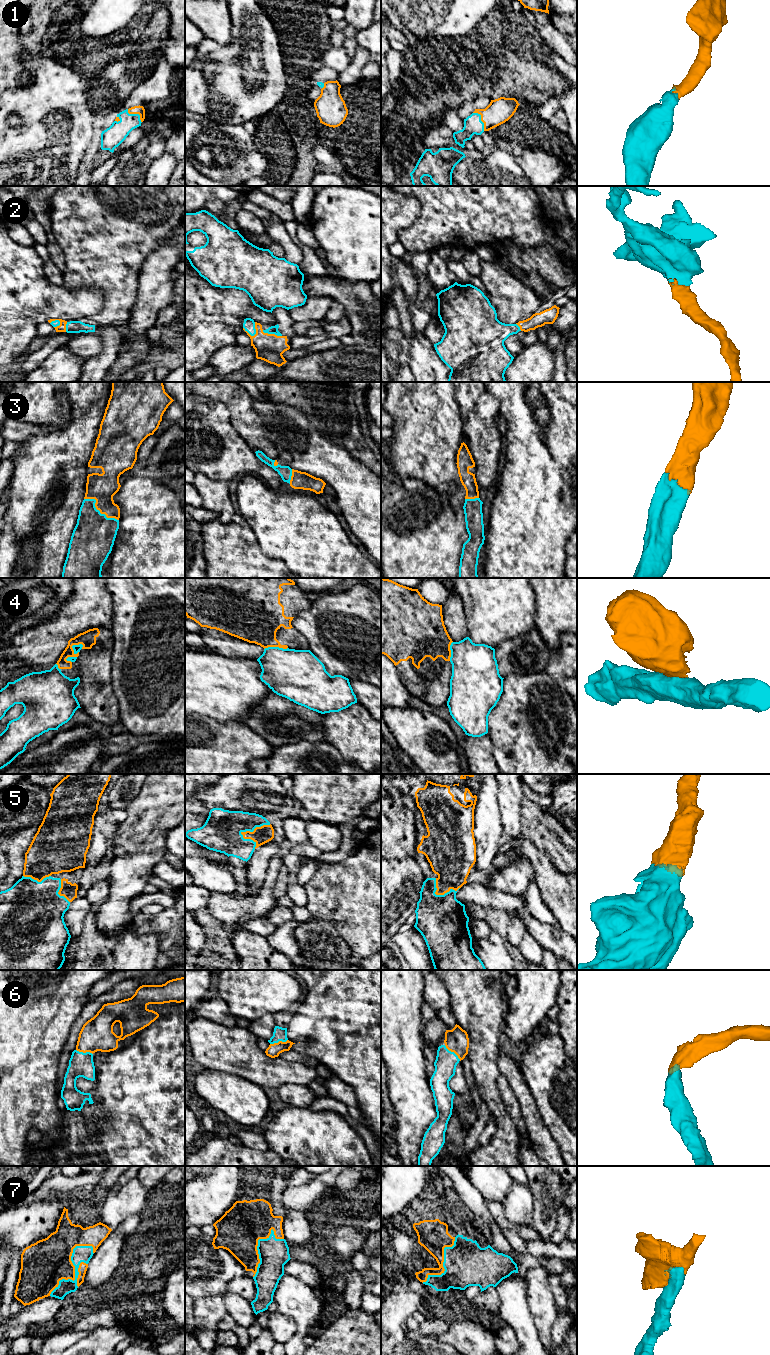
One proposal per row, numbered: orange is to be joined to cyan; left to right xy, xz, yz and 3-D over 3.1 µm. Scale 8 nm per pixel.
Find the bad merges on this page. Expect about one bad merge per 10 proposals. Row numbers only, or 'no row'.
4

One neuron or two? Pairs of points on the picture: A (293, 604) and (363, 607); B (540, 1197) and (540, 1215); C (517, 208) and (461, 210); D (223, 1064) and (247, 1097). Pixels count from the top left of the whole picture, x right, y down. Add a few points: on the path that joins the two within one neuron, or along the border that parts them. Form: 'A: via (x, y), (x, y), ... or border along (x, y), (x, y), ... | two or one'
A: border along (312, 602), (294, 617) | two
B: via (540, 1201), (540, 1211) | one
C: via (503, 208), (475, 208) | one
D: border along (207, 1068), (233, 1073), (252, 1082) | two

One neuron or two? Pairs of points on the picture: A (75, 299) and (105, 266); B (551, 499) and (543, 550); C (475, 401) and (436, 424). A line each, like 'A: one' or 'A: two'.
A: two
B: one
C: two

